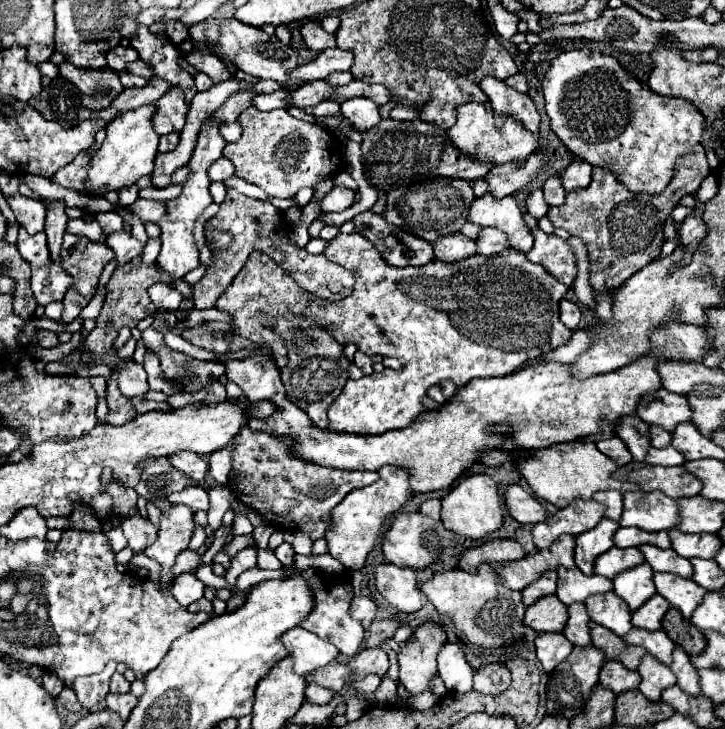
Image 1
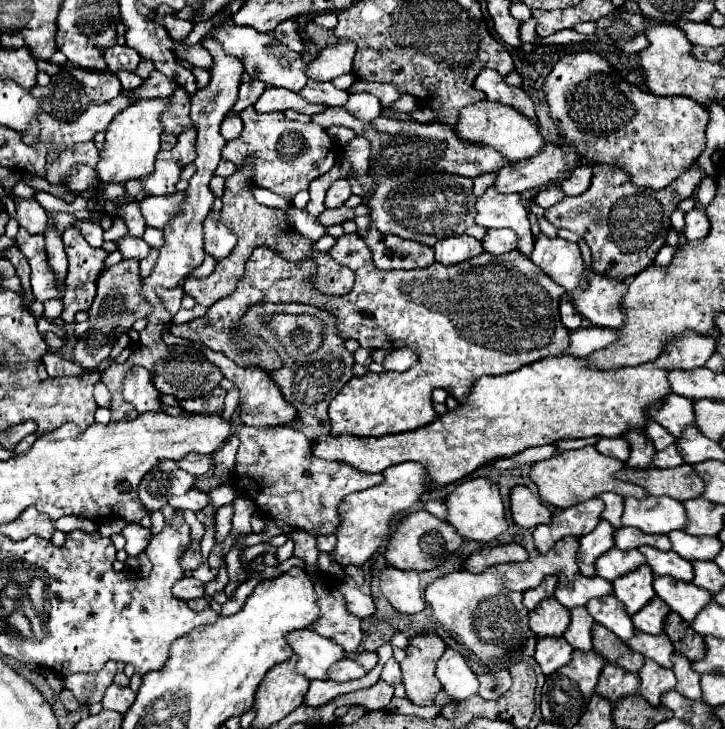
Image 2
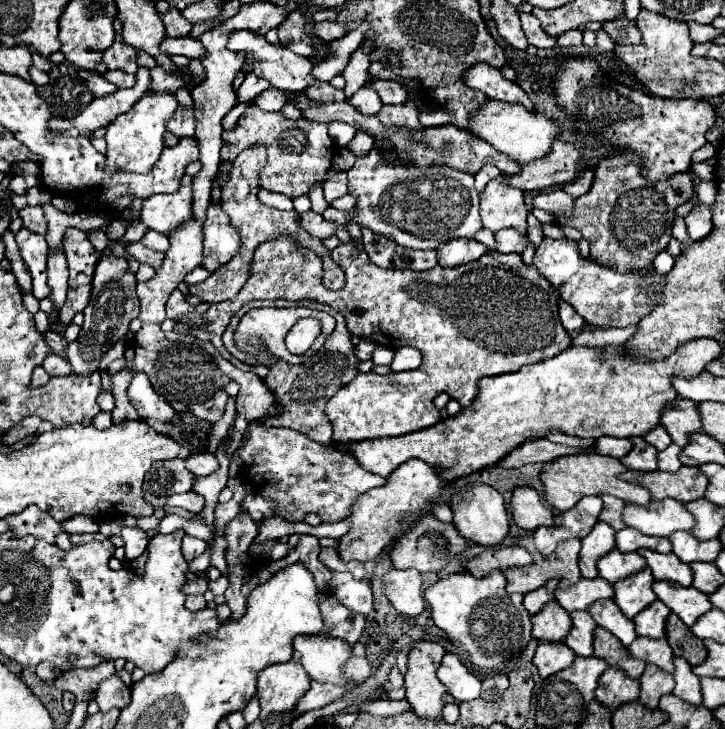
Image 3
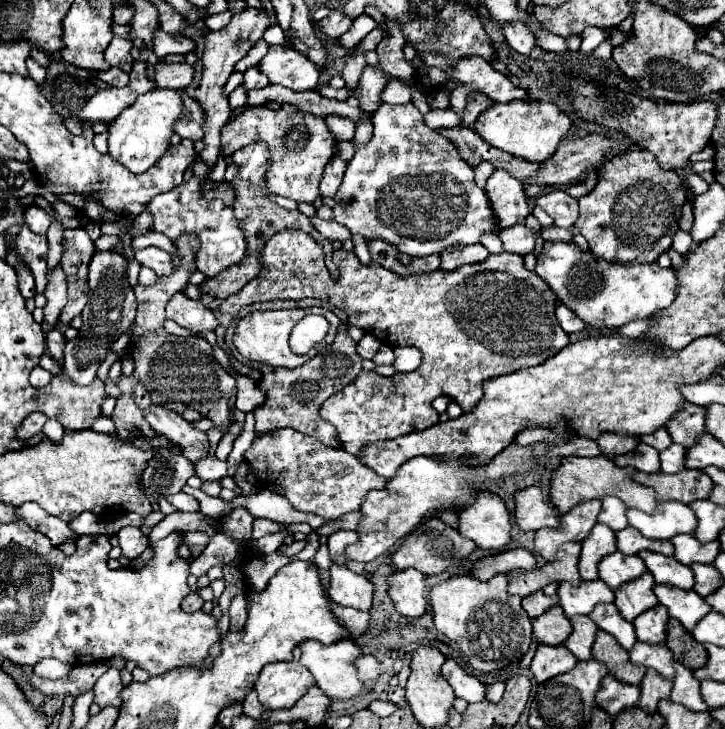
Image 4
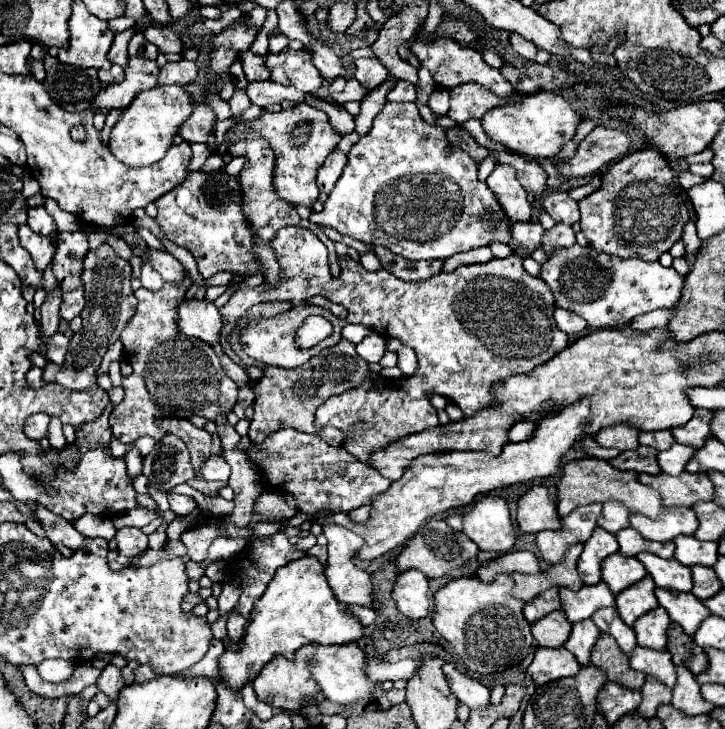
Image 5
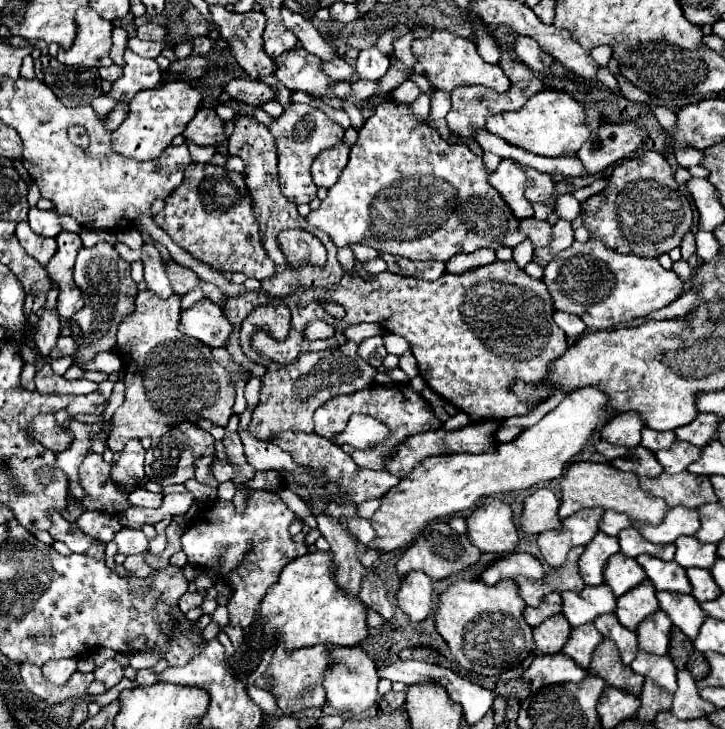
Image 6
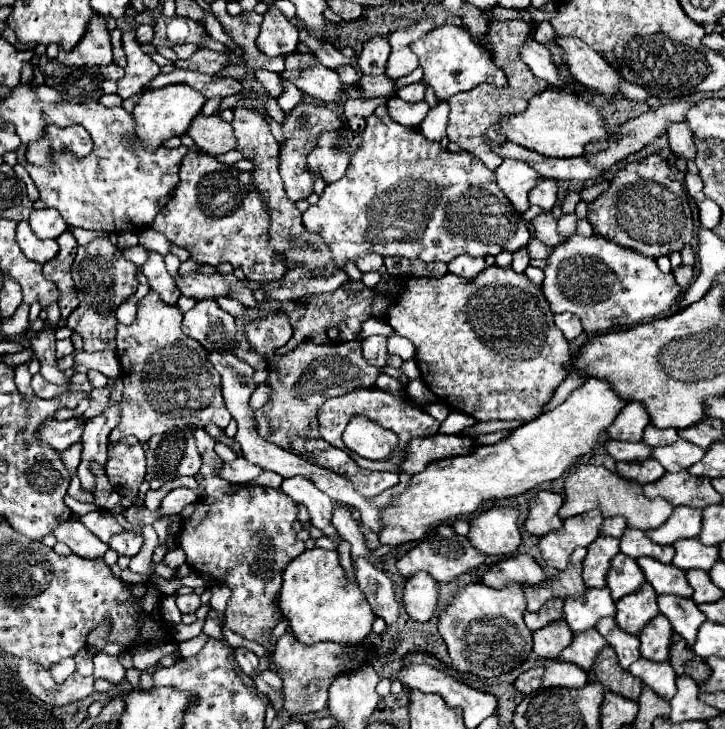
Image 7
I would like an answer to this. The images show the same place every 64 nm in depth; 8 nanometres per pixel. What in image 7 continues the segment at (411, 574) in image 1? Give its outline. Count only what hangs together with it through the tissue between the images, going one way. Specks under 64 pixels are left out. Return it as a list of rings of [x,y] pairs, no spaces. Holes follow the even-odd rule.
[[[416,572],[406,580],[402,602],[408,616],[416,622],[426,622],[438,612],[438,586],[426,572]]]

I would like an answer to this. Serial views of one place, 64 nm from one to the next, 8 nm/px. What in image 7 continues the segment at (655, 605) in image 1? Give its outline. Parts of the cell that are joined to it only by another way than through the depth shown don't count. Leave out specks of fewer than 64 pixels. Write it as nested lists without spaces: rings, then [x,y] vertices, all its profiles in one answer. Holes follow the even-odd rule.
[[[658,614],[652,618],[638,634],[640,638],[640,654],[648,660],[664,662],[668,660],[668,650],[670,650],[670,638],[674,630],[664,614]]]

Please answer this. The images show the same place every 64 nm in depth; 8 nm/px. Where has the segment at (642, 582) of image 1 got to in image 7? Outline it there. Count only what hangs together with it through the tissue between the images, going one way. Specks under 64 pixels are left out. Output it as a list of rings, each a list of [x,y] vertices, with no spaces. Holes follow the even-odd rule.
[[[644,582],[634,594],[620,598],[616,606],[616,622],[628,634],[640,634],[644,624],[660,612],[656,604],[656,590],[648,582]]]

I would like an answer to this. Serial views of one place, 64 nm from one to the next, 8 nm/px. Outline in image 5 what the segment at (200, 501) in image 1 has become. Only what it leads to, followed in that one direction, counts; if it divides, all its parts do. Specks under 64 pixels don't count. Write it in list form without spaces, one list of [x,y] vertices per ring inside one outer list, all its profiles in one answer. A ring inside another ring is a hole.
[[[174,492],[168,494],[168,502],[170,502],[170,510],[174,514],[178,514],[178,516],[186,516],[186,514],[190,514],[198,506],[194,498],[182,496],[182,494],[174,494]]]

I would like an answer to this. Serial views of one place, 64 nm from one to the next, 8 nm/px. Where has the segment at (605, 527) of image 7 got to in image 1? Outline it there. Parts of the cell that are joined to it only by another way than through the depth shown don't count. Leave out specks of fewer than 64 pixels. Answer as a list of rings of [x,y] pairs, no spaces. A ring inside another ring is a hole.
[[[606,490],[606,492],[598,492],[596,496],[592,496],[596,502],[606,506],[606,516],[612,520],[620,520],[622,514],[622,492],[618,490]]]

